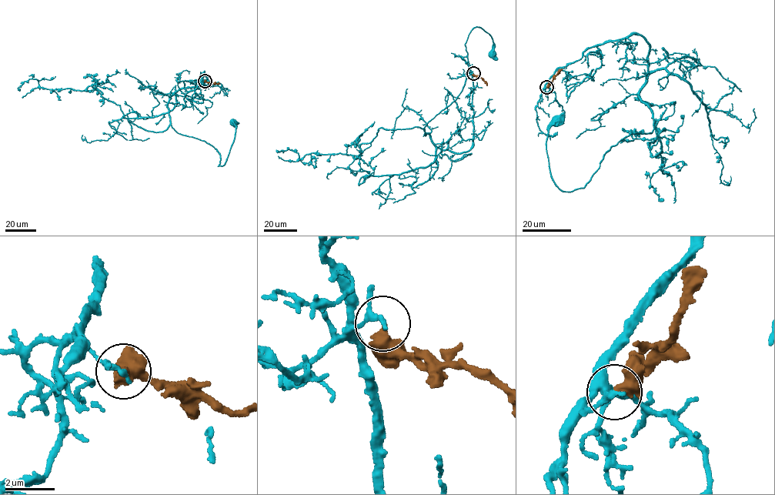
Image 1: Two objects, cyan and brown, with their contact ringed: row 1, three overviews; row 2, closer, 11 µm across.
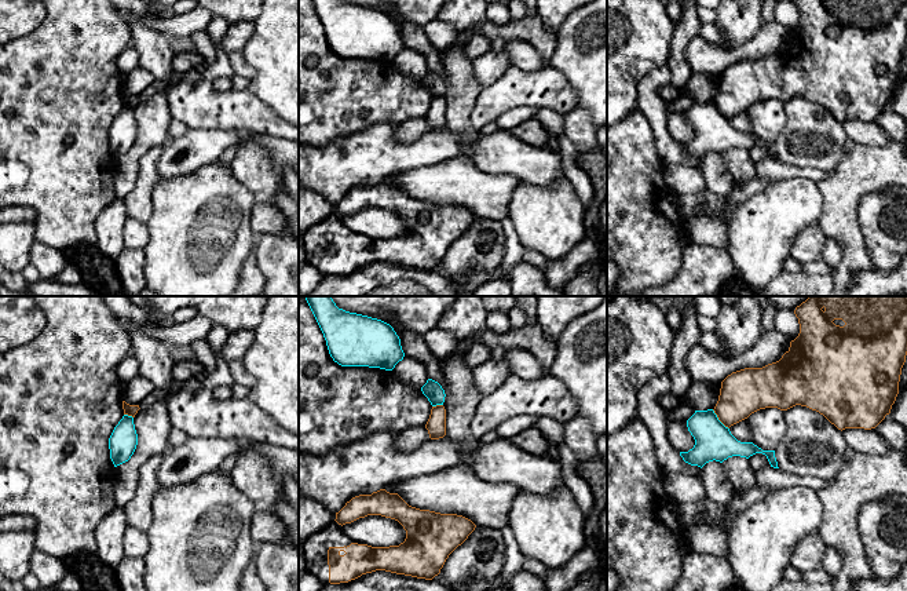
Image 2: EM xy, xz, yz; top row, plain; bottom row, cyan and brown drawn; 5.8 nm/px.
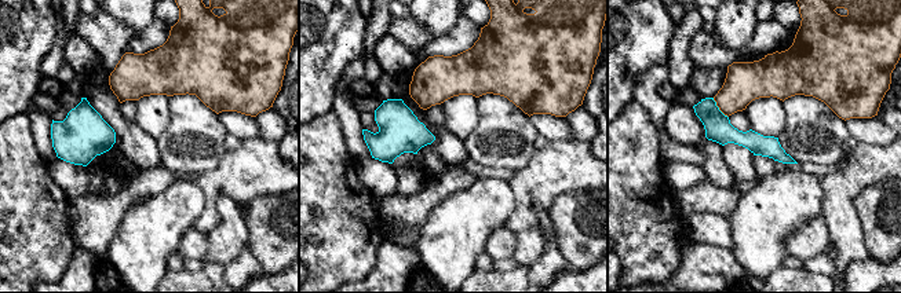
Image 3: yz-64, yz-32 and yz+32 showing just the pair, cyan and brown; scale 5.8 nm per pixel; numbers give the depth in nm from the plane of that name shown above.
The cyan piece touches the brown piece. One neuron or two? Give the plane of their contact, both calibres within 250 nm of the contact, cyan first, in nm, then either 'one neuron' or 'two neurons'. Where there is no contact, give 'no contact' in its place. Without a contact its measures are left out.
meets cyan in yz; 220 nm thick on the cyan side, 260 nm on the other; two neurons

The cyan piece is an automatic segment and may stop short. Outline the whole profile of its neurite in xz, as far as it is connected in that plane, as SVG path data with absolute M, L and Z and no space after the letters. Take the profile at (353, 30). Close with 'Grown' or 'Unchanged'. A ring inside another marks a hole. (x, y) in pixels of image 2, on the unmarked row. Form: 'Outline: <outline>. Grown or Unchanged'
Outline: M343 0L311 3L330 48L339 56L392 62L403 51L401 30L390 15Z. Unchanged

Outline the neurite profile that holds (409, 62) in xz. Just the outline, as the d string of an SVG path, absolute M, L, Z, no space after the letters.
M405 47L403 51L395 56L392 65L401 73L418 81L421 81L421 79L429 70L425 56L407 47Z

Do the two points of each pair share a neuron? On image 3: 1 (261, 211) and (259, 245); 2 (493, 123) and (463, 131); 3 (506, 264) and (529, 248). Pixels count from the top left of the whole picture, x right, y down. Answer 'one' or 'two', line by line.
1: one
2: two
3: two

